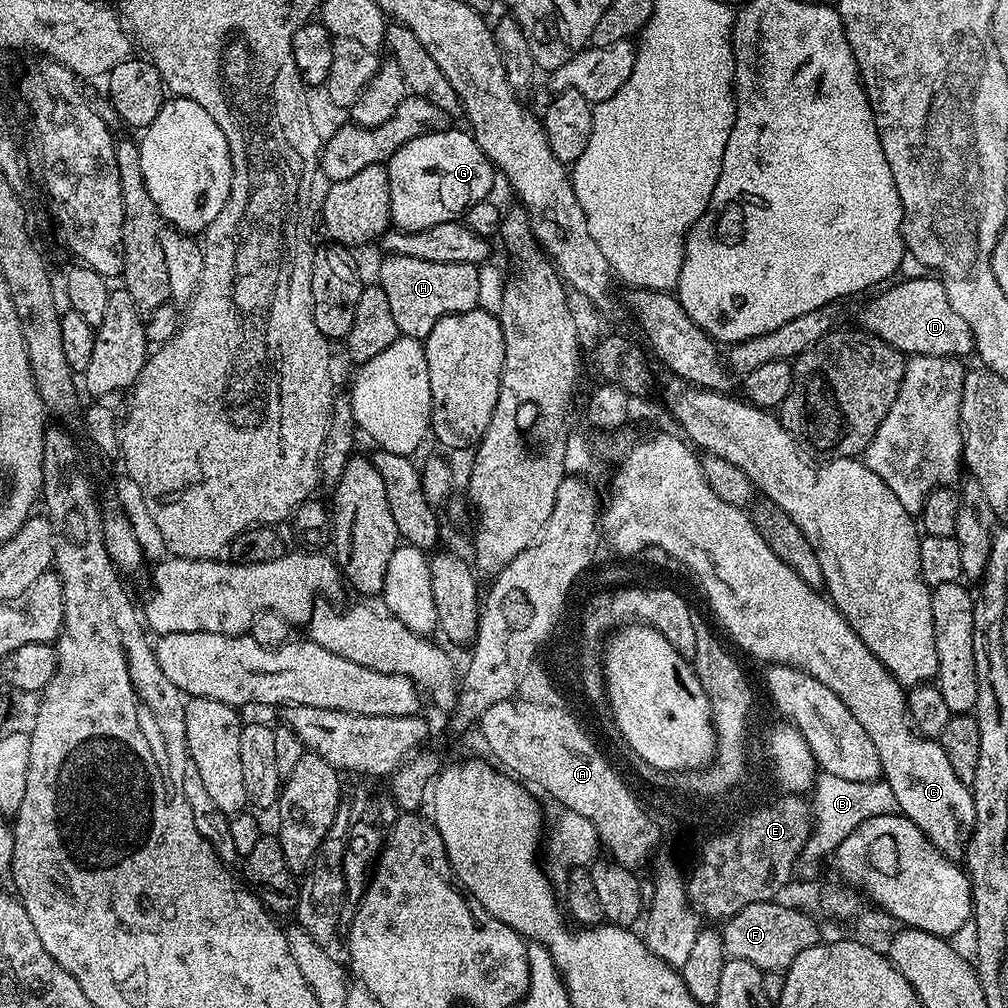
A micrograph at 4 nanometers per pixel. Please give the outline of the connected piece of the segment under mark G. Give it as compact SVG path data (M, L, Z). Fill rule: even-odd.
M456 126L449 127L446 132L431 132L418 138L410 138L406 146L402 146L387 162L390 188L391 223L405 232L426 230L430 226L438 226L442 222L460 220L470 206L489 199L492 192L492 175L494 169L487 154L478 146L471 131L459 132Z

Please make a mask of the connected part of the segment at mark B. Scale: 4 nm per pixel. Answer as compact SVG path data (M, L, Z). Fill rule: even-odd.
M819 771L812 788L813 826L807 842L799 852L795 862L794 873L803 880L819 879L818 872L822 862L836 851L845 838L853 830L870 818L895 815L899 808L894 790L883 780L874 783L849 782L844 778L835 777L829 772Z

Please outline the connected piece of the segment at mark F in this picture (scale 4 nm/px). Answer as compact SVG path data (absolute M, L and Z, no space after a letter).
M771 900L747 905L723 925L724 951L731 959L745 960L764 972L786 970L802 950L821 943L822 929L808 916L807 911L780 906Z

